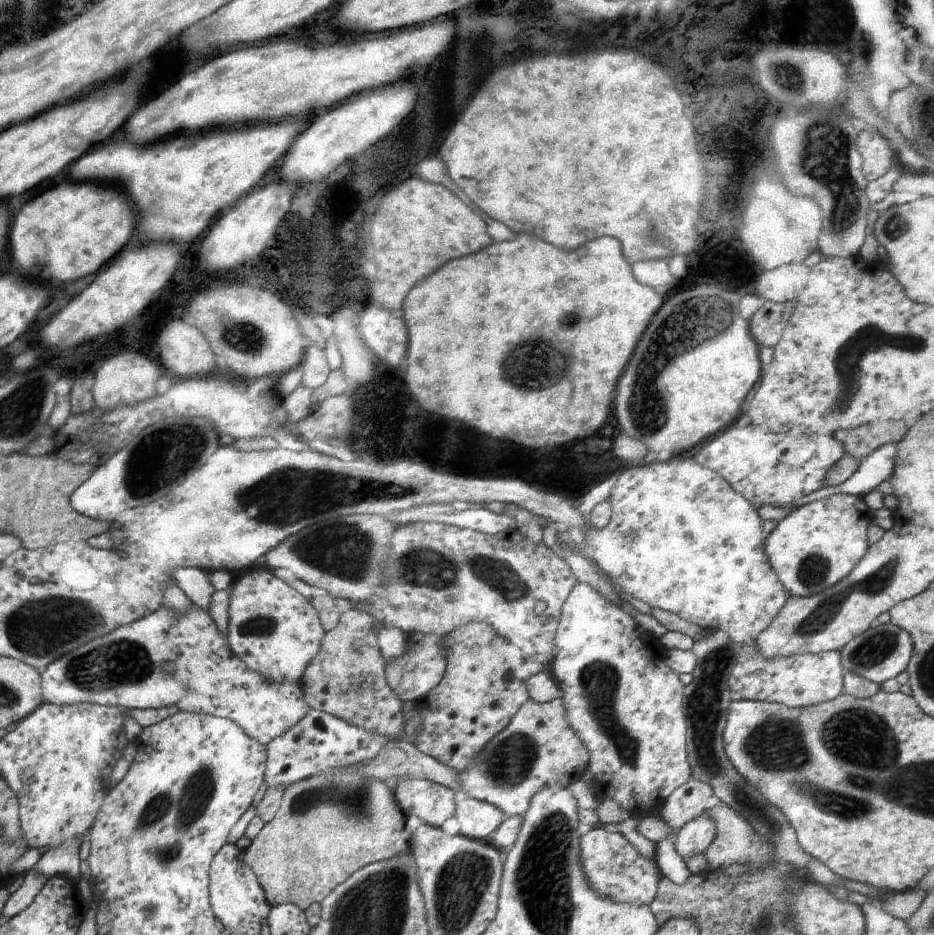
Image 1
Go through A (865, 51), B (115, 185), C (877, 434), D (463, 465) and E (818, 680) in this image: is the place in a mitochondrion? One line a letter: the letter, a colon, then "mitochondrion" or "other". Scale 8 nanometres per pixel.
A: other
B: other
C: other
D: other
E: other

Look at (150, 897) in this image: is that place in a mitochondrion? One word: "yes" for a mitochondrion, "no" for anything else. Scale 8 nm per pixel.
no

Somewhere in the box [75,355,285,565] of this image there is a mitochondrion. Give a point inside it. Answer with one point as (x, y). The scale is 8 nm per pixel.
(179, 447)

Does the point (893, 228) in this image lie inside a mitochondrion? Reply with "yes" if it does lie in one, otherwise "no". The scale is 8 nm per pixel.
yes

